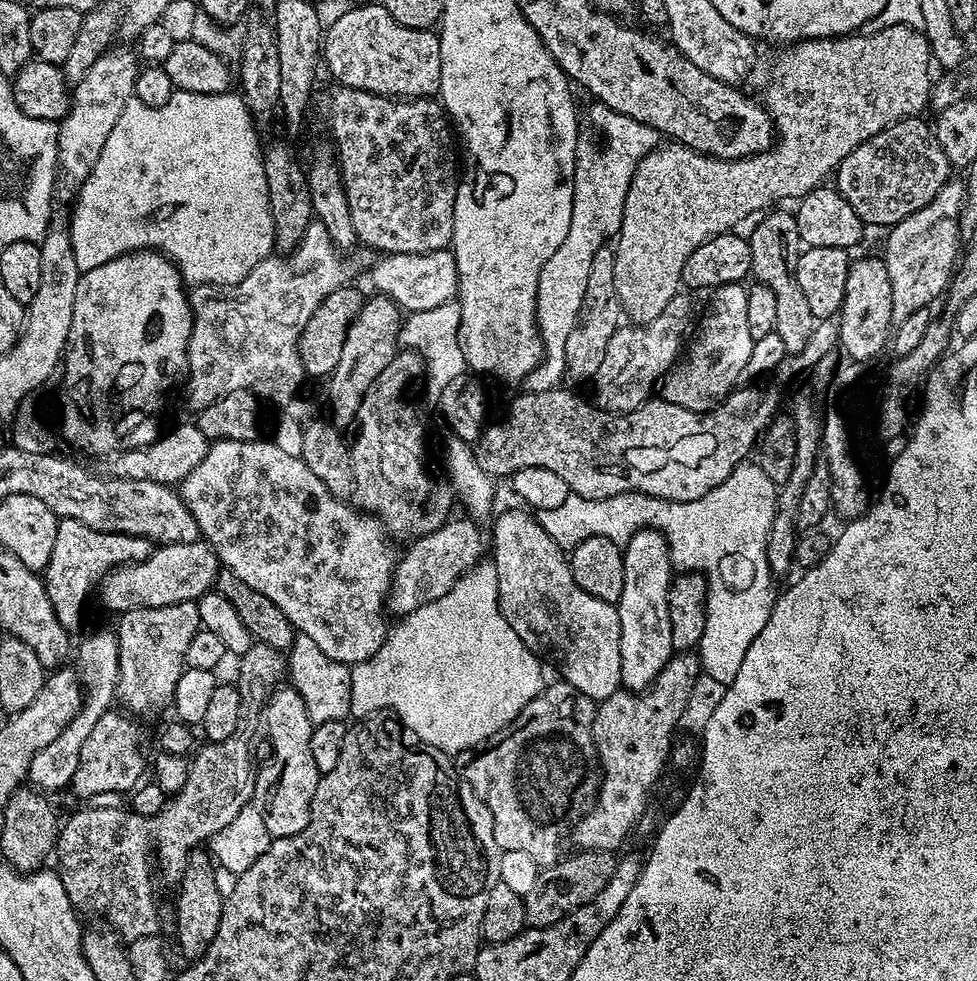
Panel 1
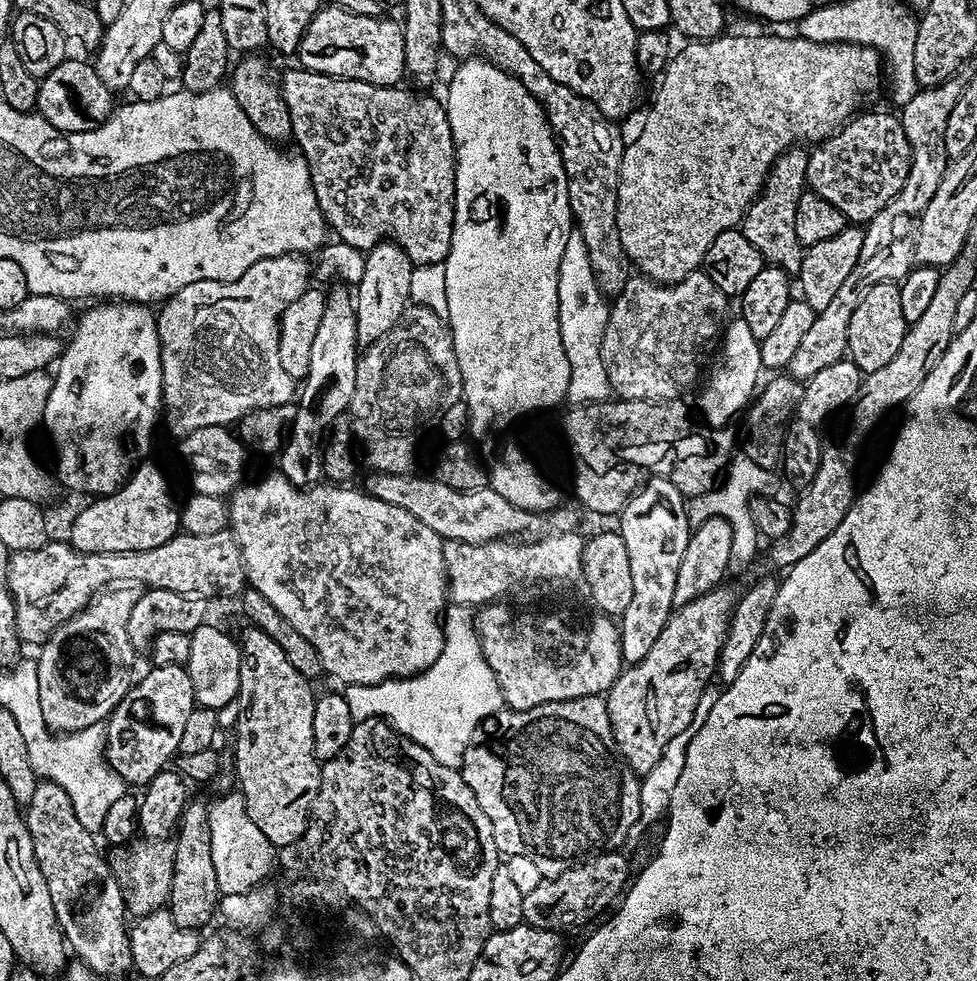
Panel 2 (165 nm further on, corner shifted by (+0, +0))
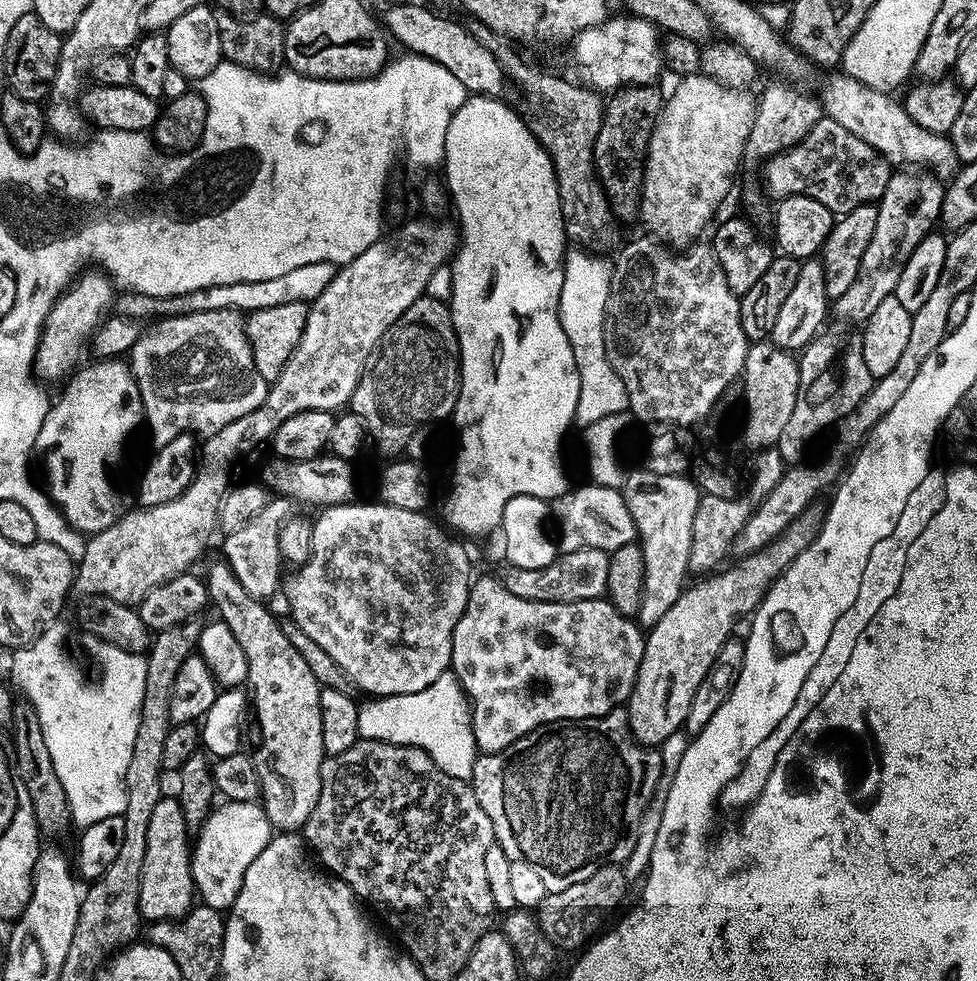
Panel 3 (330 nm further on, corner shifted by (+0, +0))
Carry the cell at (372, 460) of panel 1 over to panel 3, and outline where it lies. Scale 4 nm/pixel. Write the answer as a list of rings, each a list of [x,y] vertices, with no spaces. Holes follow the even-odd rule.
[[[427,294],[418,297],[414,306],[398,318],[393,328],[388,329],[366,362],[358,386],[350,401],[350,411],[358,414],[366,426],[371,443],[384,458],[396,458],[407,449],[410,438],[418,429],[435,425],[435,420],[444,420],[456,411],[456,399],[460,393],[460,343],[456,328],[452,325],[452,310],[445,301],[436,300]]]

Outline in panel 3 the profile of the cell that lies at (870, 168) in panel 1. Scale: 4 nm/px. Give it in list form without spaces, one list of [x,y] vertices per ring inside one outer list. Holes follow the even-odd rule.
[[[827,118],[820,119],[802,142],[779,152],[763,168],[763,187],[769,197],[809,196],[814,202],[822,202],[822,206],[834,214],[879,202],[888,179],[894,174],[888,161],[874,150],[874,146],[862,142],[862,138],[850,134],[850,130],[842,130],[838,122]]]

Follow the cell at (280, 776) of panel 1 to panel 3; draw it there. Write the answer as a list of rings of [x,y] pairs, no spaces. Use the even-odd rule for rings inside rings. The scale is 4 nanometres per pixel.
[[[217,558],[209,566],[206,583],[211,607],[216,607],[215,615],[230,626],[230,634],[238,638],[238,646],[246,654],[246,684],[252,687],[250,704],[256,707],[256,720],[260,723],[260,745],[254,751],[254,759],[264,813],[273,829],[296,832],[303,829],[314,806],[318,806],[318,794],[322,790],[320,767],[325,754],[320,684],[310,674],[306,658],[286,638],[285,625],[272,617],[265,601],[246,591],[227,560]]]

